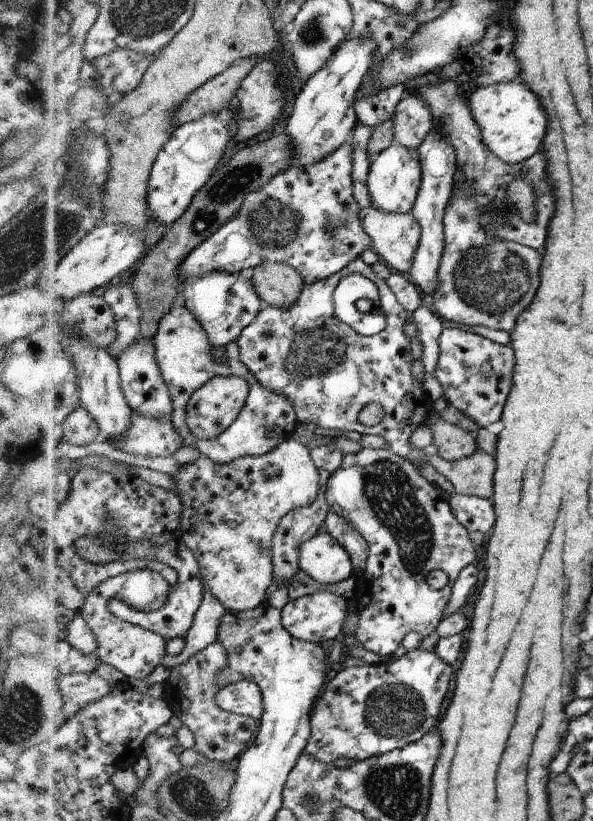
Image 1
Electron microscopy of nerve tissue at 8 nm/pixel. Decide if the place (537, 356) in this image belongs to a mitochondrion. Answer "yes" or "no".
no

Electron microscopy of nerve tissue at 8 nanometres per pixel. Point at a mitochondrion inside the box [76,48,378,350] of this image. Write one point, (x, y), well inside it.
(275, 226)

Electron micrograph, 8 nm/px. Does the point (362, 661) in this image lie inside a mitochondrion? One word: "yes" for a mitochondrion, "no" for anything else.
no

